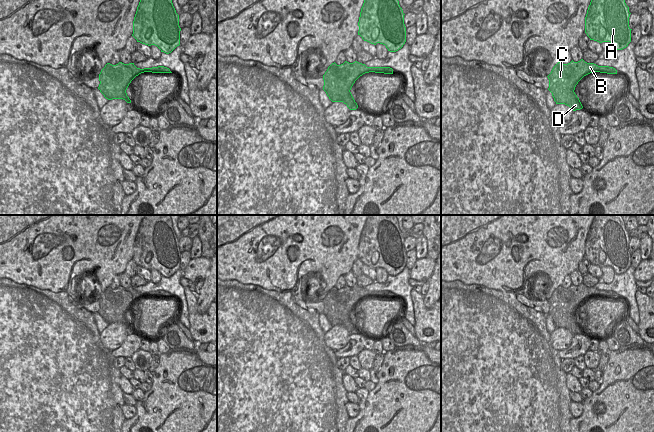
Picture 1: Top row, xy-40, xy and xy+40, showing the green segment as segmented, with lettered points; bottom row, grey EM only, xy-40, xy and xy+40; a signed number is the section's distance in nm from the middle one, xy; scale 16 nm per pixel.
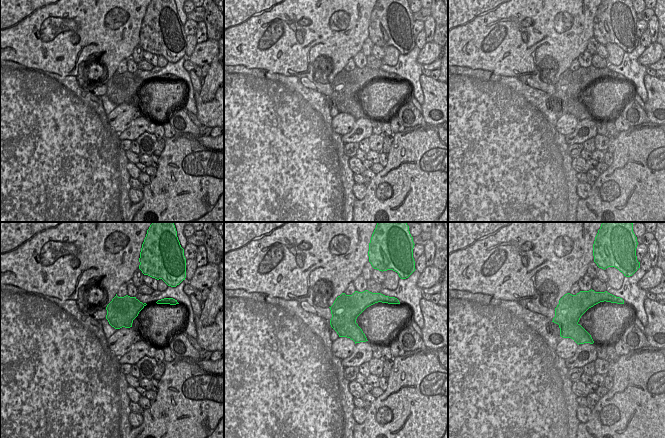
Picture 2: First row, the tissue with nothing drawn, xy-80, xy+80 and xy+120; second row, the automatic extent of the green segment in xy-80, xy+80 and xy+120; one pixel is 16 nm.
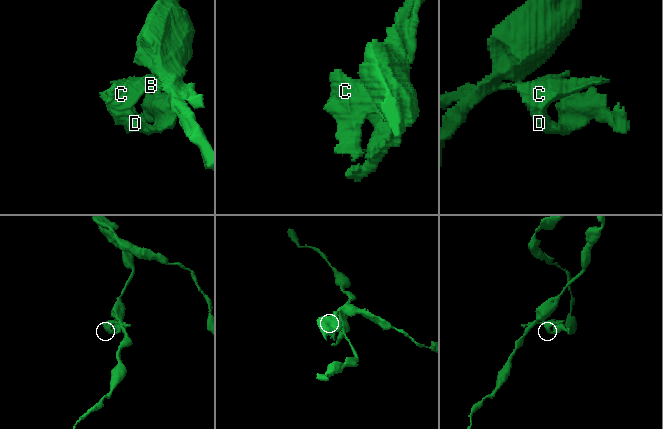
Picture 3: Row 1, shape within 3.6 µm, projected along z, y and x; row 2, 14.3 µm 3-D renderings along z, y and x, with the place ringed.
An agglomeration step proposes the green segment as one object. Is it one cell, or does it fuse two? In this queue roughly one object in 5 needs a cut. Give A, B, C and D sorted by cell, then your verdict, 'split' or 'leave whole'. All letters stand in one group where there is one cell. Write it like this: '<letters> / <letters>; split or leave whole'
A B C D; leave whole

